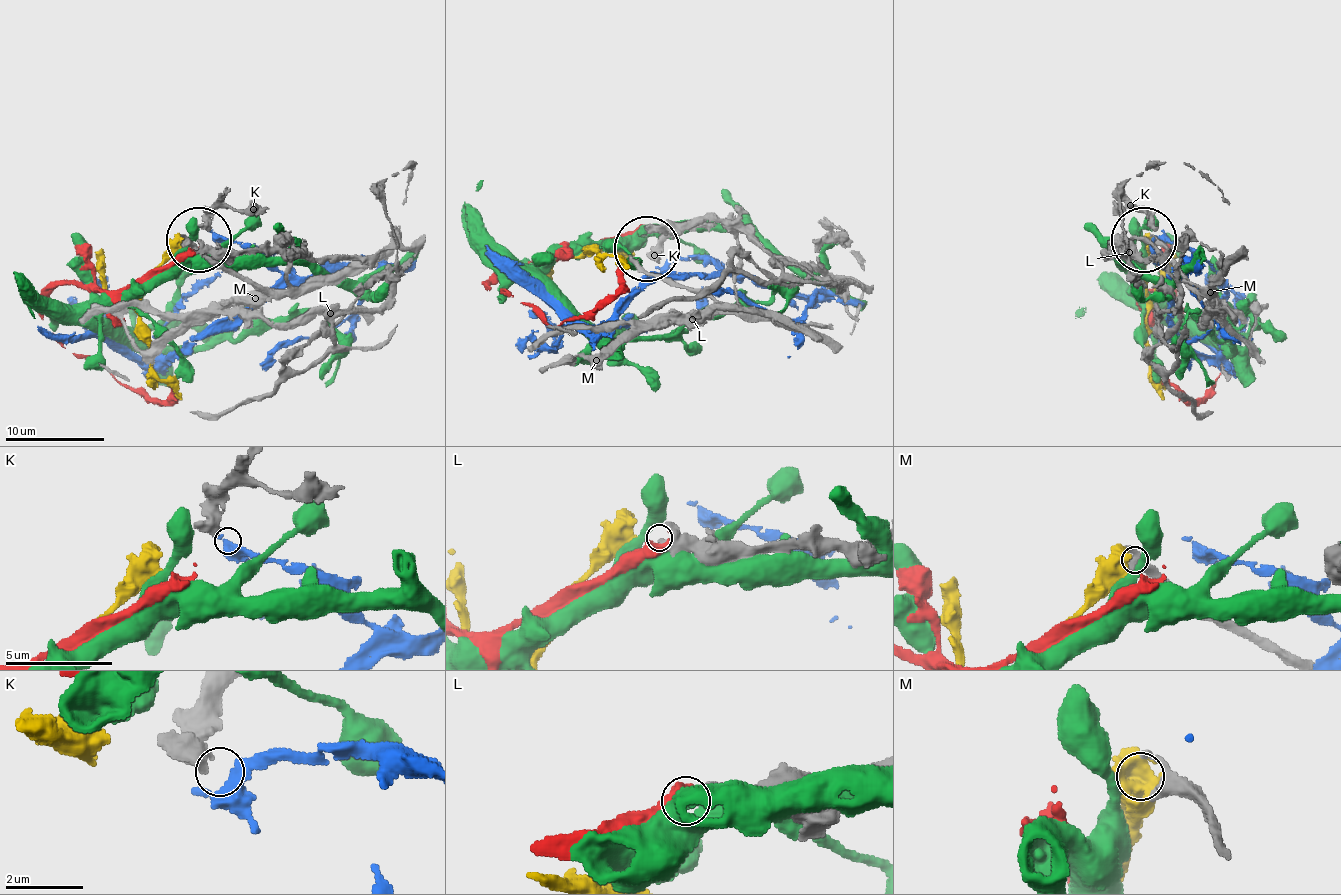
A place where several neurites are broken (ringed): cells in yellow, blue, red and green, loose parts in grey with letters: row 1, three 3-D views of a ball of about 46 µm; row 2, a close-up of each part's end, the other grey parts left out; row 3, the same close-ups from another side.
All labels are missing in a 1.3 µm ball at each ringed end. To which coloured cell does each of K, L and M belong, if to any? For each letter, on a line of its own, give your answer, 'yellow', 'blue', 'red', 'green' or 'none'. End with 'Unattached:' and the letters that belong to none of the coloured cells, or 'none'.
K: blue
L: red
M: yellow
Unattached: none

